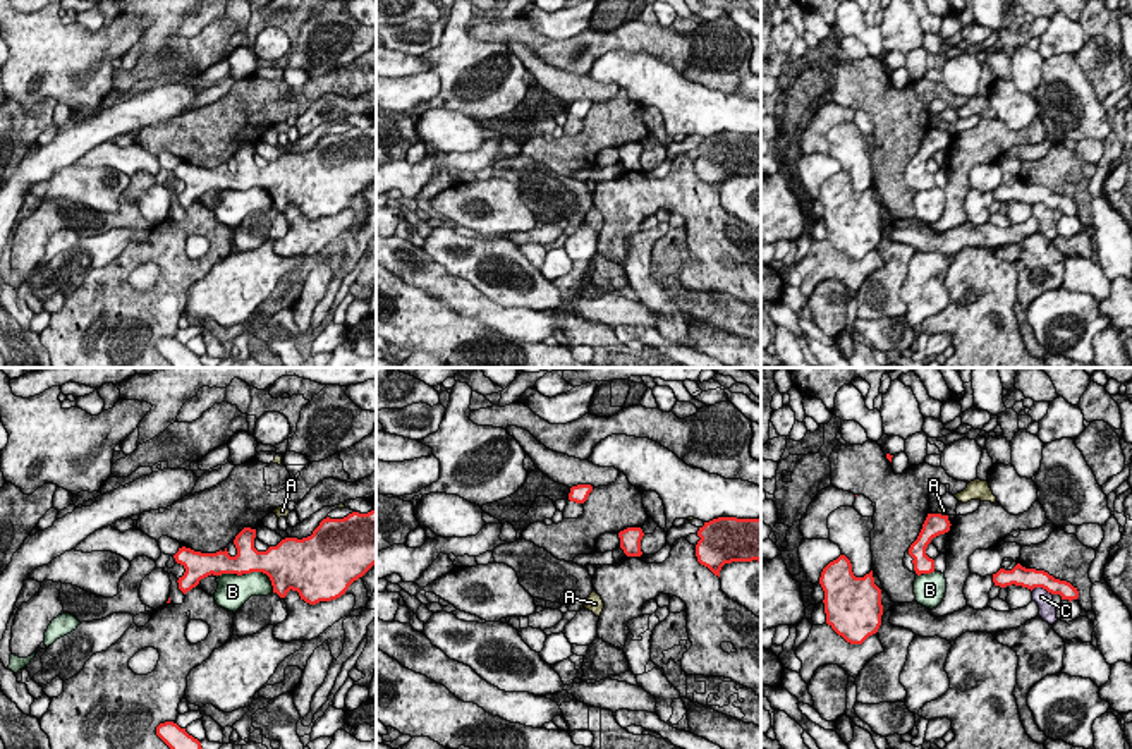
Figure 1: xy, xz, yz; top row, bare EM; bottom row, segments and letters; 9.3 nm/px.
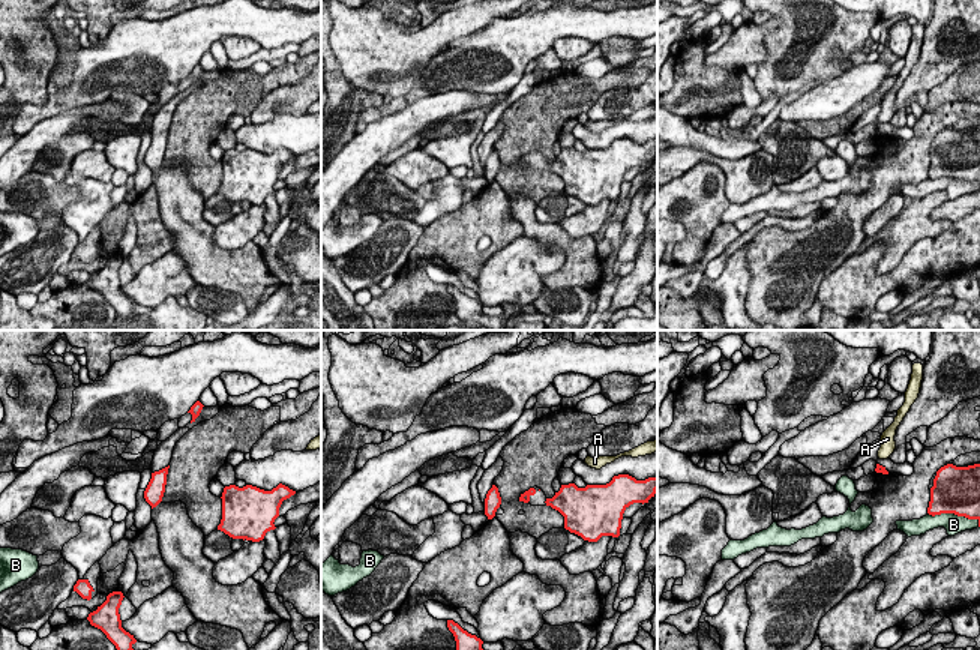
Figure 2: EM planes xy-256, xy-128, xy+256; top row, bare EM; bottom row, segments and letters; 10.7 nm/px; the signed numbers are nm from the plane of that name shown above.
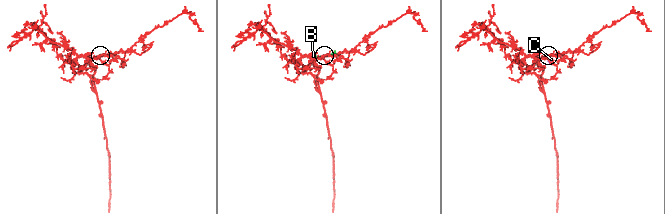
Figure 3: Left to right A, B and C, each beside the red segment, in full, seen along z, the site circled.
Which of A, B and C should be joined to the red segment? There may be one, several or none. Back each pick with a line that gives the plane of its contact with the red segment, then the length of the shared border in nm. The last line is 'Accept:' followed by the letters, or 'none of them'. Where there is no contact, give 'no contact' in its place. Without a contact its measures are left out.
Accept: none of them

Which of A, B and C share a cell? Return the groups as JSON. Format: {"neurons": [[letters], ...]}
{"neurons": [["A", "C"], ["B"]]}

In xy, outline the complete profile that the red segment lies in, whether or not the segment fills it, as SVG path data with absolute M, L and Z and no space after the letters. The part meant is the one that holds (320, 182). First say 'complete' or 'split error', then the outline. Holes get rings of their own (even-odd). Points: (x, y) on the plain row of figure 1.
complete; M376 125L326 132L311 151L285 153L266 167L254 163L254 153L256 144L244 143L234 155L235 172L227 163L216 168L179 163L173 174L186 184L179 204L186 210L211 189L263 187L280 213L292 204L309 220L337 215L376 179Z

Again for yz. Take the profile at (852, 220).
complete; M845 170L830 177L819 192L826 239L850 259L862 259L881 241L881 204L873 186L855 192Z

